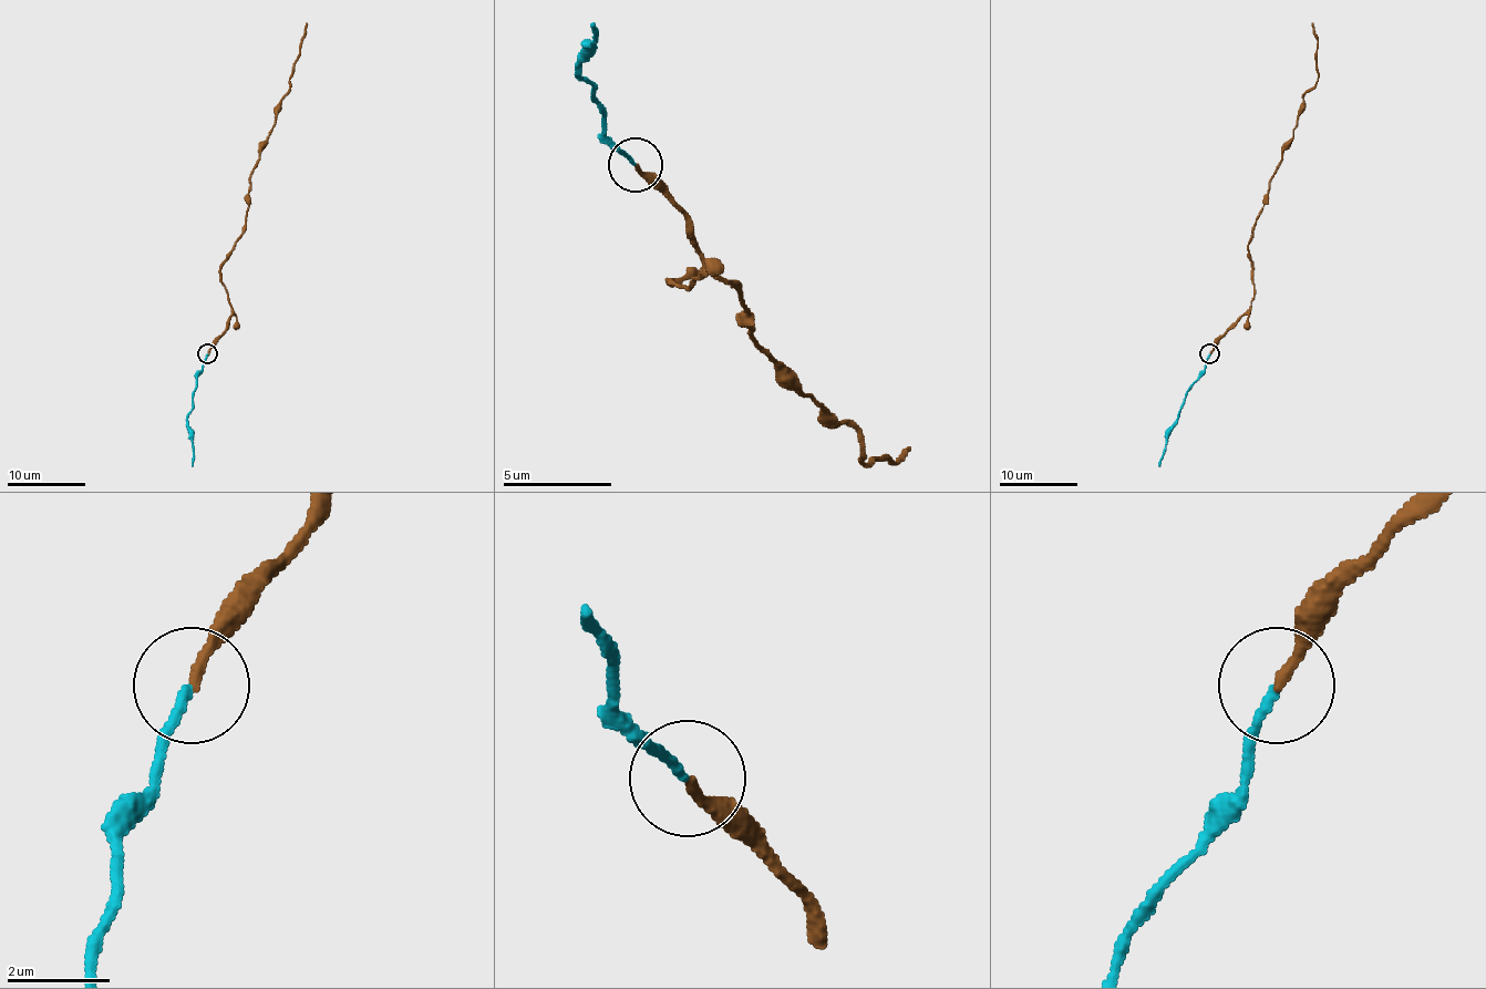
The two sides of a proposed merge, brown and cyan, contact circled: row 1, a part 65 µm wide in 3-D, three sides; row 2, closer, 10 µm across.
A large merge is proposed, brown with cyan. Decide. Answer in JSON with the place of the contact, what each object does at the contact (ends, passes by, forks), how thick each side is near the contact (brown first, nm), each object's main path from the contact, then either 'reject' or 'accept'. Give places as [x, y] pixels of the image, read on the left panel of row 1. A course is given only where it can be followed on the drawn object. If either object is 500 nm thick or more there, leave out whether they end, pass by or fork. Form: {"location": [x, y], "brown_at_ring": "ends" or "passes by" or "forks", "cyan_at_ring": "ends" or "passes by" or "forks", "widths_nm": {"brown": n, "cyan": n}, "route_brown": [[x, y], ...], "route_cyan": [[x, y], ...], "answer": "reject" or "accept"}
{"location": [207, 353], "brown_at_ring": "ends", "cyan_at_ring": "ends", "widths_nm": {"brown": 190, "cyan": 160}, "route_brown": [[208, 354], [231, 313], [220, 271], [246, 223], [249, 175], [290, 79], [307, 22]], "route_cyan": [[208, 354], [196, 378], [193, 410], [186, 419], [193, 443], [193, 466]], "answer": "accept"}

